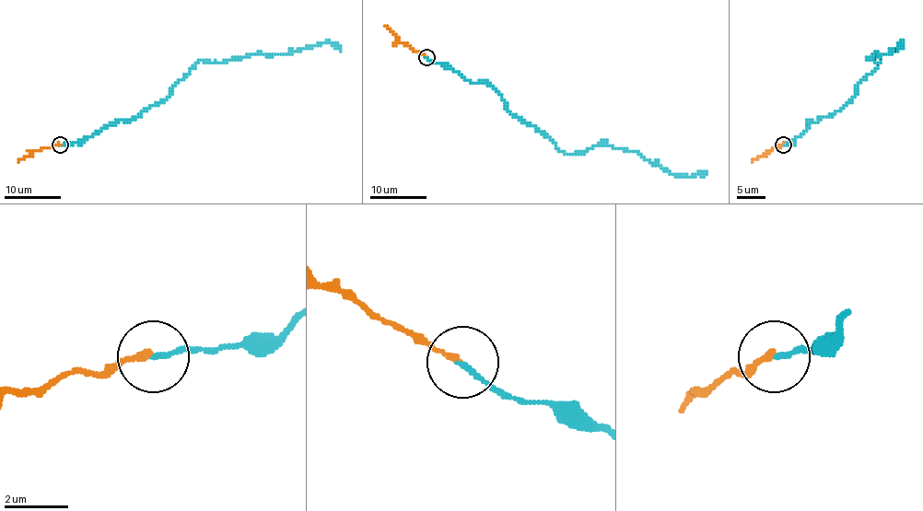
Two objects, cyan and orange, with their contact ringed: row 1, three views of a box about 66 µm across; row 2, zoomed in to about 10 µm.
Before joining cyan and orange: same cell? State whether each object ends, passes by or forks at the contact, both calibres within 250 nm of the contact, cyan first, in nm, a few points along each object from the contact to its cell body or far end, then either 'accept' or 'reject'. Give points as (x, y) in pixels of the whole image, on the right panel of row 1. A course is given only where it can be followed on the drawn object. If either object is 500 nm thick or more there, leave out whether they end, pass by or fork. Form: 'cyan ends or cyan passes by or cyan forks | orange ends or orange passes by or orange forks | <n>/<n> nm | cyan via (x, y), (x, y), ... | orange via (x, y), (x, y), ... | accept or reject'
cyan ends | orange ends | 140/180 nm | cyan via (783, 145), (810, 126), (807, 121), (849, 101), (881, 60), (872, 56), (903, 41), (898, 51) | orange via (783, 145), (752, 161) | accept

